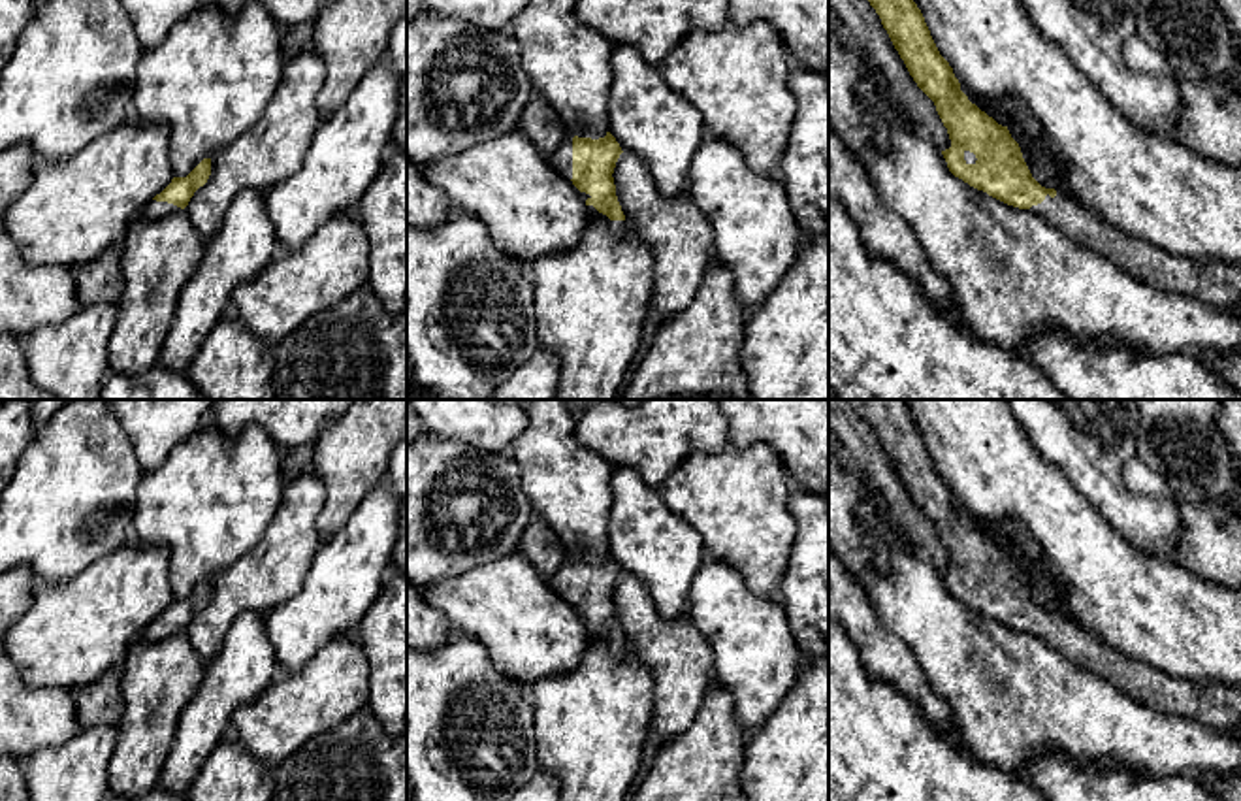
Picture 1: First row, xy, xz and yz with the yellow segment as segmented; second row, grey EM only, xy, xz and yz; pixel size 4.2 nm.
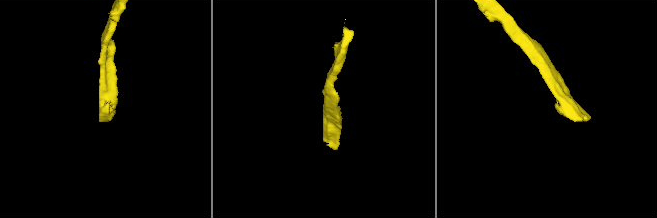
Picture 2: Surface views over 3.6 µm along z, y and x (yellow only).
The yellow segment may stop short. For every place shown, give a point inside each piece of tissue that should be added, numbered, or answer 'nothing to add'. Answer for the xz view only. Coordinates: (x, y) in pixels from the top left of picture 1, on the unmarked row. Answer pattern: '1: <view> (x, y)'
1: xz (562, 581)

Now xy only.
1: xy (153, 632)

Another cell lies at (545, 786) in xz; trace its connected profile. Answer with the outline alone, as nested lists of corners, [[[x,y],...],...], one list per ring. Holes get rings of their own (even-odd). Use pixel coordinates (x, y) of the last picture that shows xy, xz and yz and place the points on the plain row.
[[[539,769],[510,801],[559,801],[559,780],[556,775]]]

